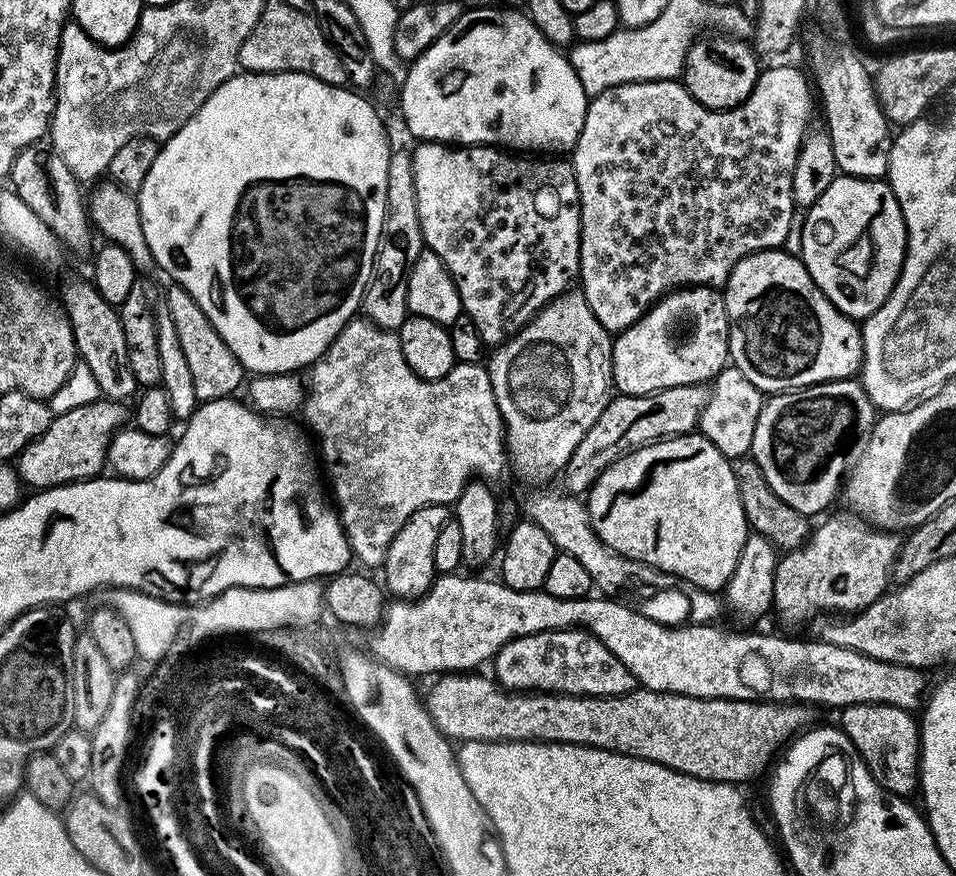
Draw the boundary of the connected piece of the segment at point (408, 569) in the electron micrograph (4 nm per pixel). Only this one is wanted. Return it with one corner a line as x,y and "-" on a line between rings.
435,504
418,509
412,517
398,530
394,542
390,542
390,550
382,565
383,583
387,591
393,592
393,597
402,600
416,600
430,590
432,581
438,573
434,566
434,542
438,542
438,533
450,518
450,512
445,505

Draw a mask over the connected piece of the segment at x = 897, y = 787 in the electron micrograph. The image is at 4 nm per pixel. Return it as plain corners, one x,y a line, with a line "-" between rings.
851,704
839,716
840,731
848,735
872,777
887,792
911,797
920,782
920,725
917,717
909,709
889,704

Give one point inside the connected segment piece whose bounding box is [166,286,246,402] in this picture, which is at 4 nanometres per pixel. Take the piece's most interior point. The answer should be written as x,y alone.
217,374

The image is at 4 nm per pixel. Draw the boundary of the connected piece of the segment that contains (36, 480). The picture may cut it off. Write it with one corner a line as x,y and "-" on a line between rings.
99,398
92,404
78,406
60,415
53,415
46,434
34,438
26,450
14,461
21,485
32,490
56,488
60,484
77,484
79,480
91,480
103,473
108,459
108,447
113,436
125,427
128,412
118,400

